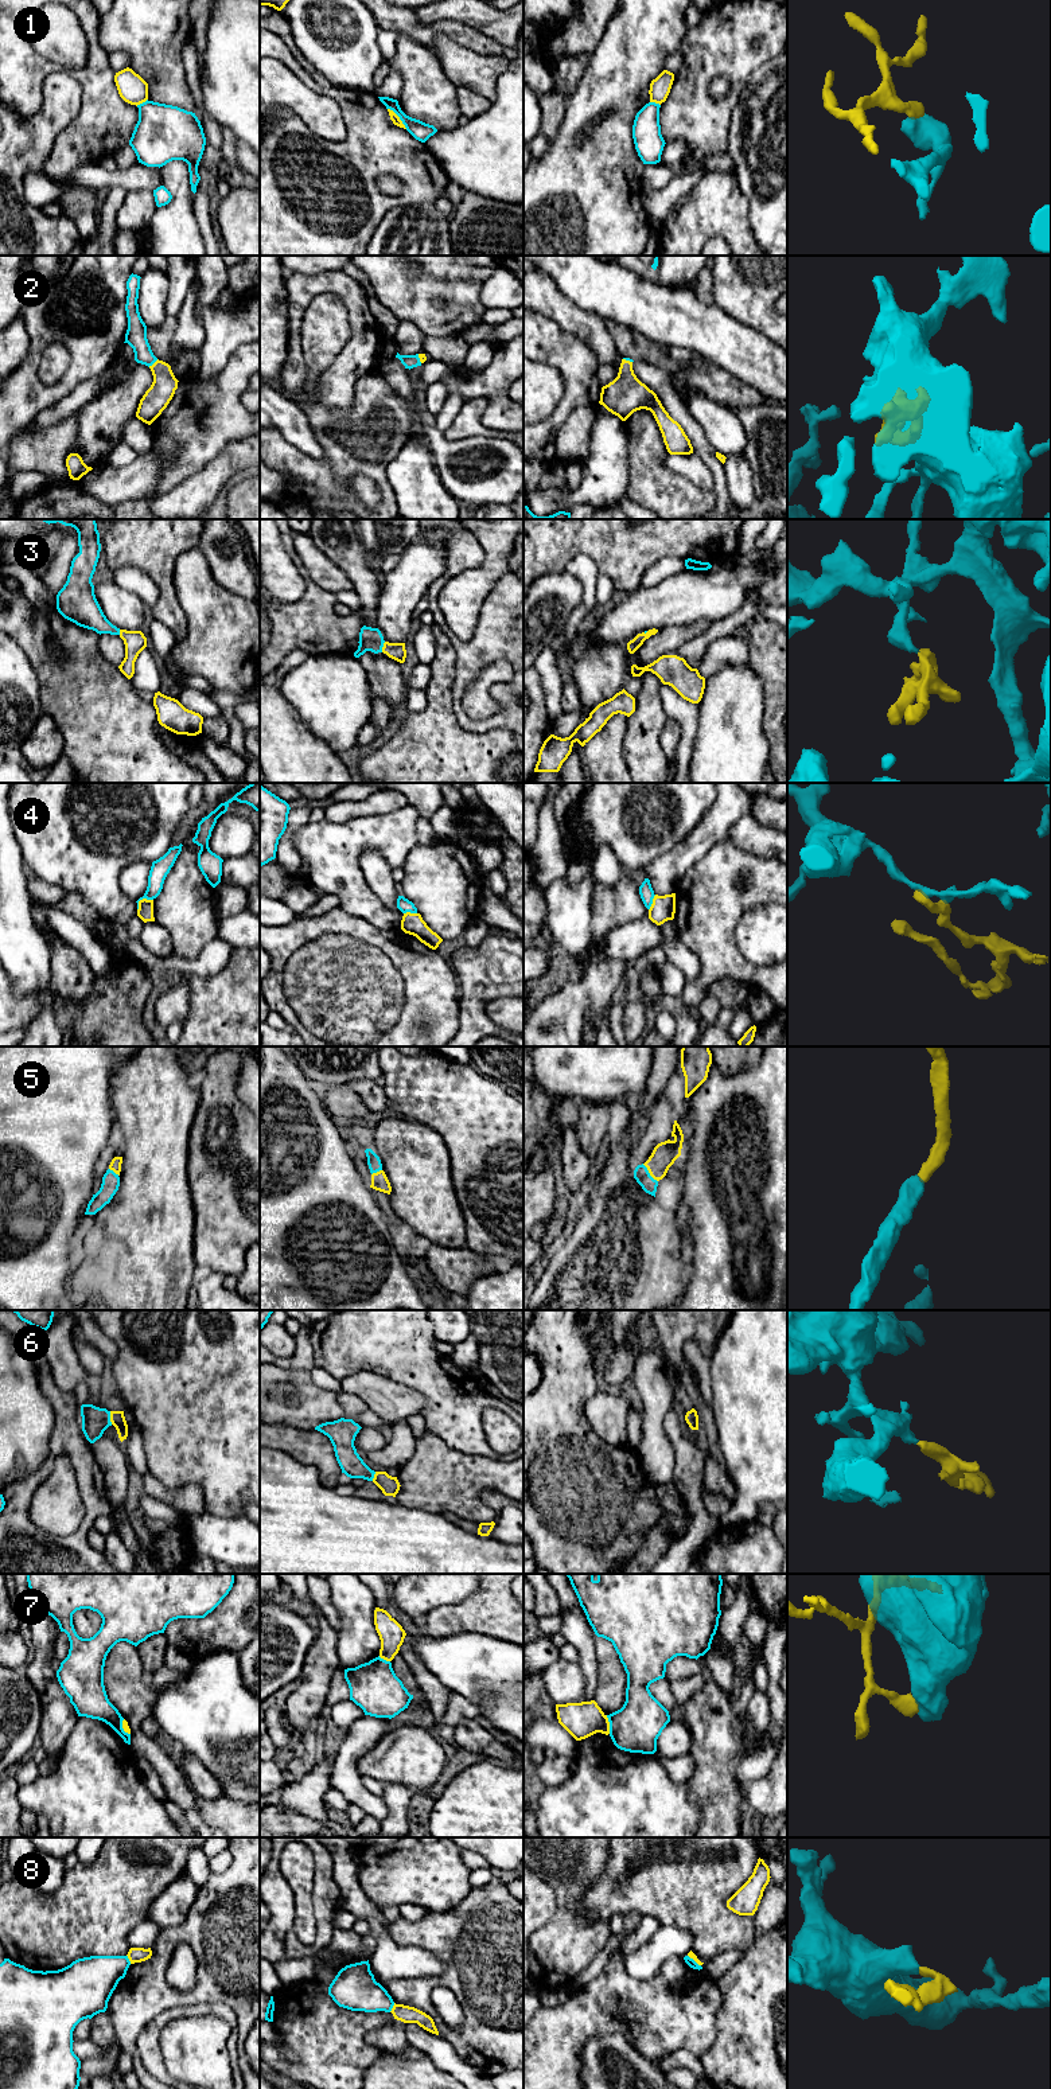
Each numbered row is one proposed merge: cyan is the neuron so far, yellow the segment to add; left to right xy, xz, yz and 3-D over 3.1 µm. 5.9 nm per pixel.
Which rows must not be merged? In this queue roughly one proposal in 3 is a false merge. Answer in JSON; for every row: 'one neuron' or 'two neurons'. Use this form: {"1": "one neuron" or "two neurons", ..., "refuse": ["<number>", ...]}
{"1": "two neurons", "2": "one neuron", "3": "one neuron", "4": "two neurons", "5": "one neuron", "6": "one neuron", "7": "two neurons", "8": "two neurons", "refuse": ["1", "4", "7", "8"]}

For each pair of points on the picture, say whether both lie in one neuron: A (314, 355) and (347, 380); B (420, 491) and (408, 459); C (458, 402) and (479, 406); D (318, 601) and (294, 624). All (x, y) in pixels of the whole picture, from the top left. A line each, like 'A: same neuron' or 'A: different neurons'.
A: different neurons
B: same neuron
C: different neurons
D: same neuron

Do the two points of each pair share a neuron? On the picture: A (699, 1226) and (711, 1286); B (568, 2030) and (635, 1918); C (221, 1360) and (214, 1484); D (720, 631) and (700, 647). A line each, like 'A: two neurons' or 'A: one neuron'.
A: one neuron
B: two neurons
C: one neuron
D: one neuron

